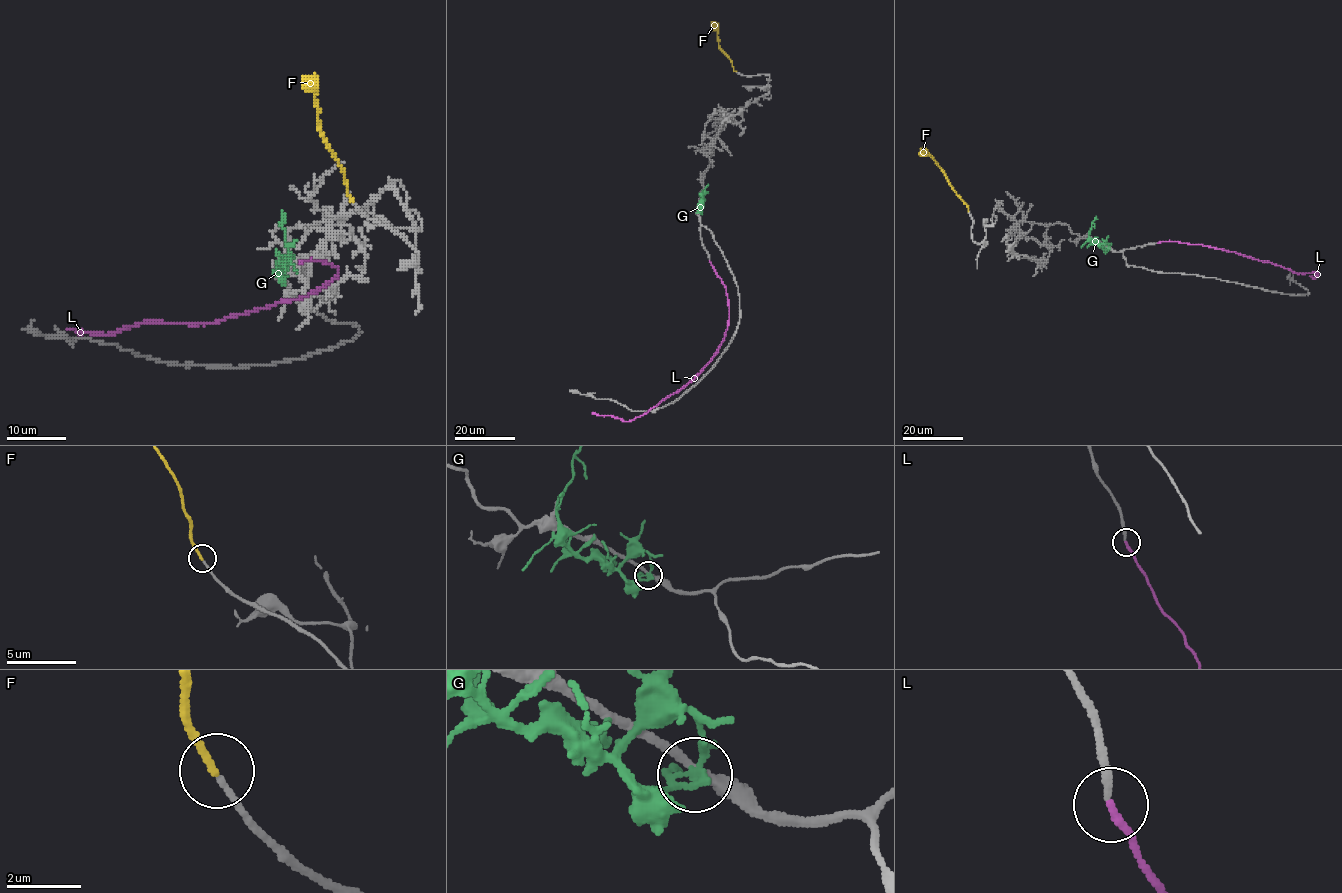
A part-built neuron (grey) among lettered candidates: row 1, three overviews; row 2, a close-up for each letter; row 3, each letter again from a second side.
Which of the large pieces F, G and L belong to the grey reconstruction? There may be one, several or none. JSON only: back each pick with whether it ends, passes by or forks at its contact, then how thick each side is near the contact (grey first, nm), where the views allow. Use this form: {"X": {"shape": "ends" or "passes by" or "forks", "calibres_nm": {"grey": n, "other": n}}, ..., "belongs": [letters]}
{"L": {"shape": "ends", "calibres_nm": {"grey": 180, "other": 200}}, "belongs": ["L"]}

